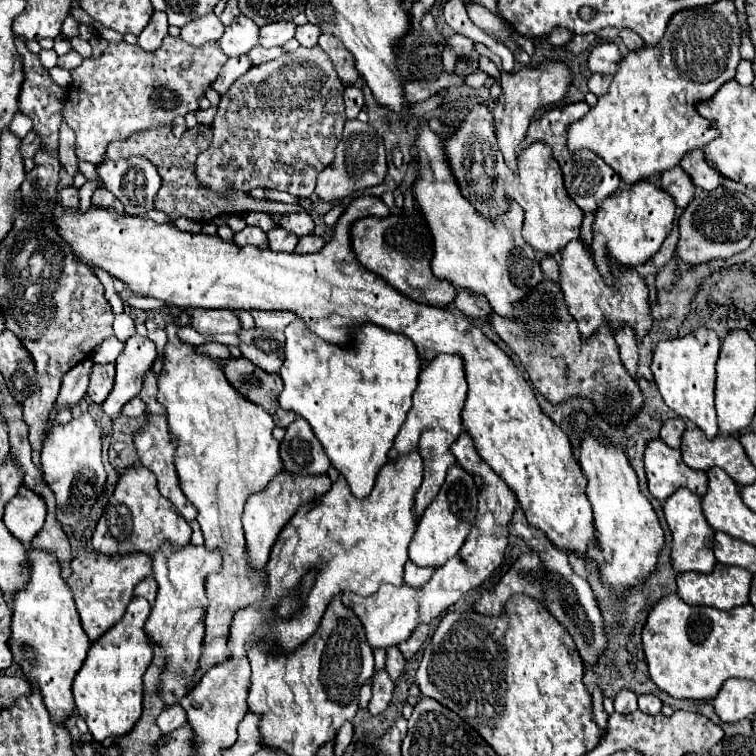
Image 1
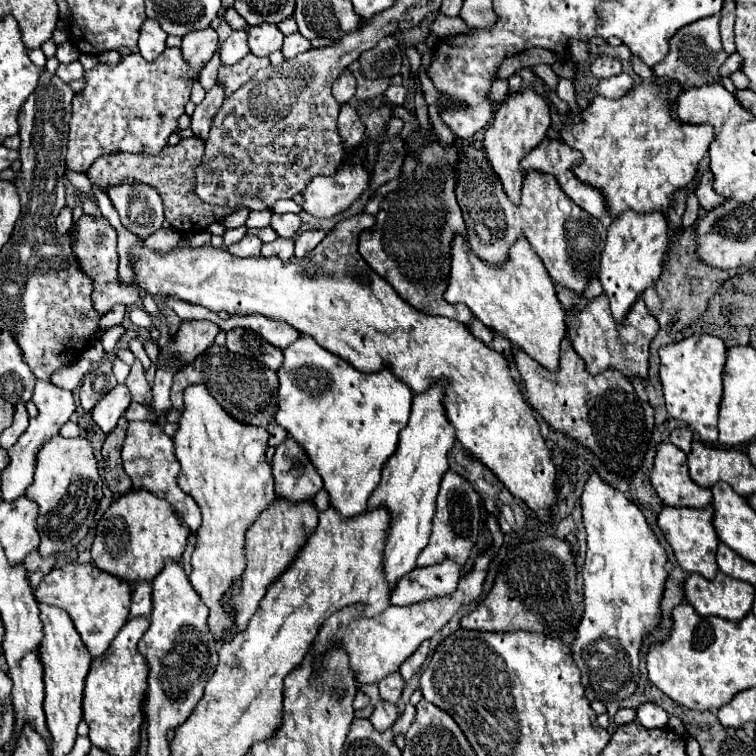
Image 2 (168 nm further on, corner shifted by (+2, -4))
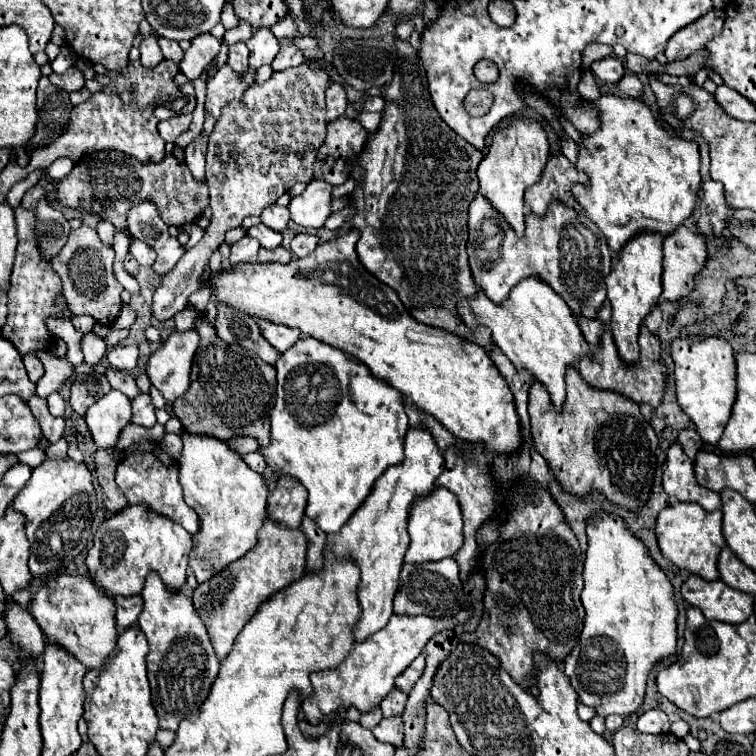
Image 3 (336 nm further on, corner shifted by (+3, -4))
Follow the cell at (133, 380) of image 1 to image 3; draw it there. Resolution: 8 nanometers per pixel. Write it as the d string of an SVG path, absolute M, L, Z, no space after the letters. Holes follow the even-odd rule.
M111 390L87 410L85 422L97 448L115 448L121 430L131 424L131 400Z

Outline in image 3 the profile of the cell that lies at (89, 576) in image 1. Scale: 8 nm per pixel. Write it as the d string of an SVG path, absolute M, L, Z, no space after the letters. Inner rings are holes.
M61 574L49 580L37 594L31 606L31 614L41 626L47 644L65 648L89 670L101 668L109 654L115 650L115 604L109 596L103 596L87 576Z

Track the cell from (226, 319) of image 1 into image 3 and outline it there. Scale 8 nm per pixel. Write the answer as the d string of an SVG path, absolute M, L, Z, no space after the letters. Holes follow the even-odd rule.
M195 330L173 332L147 360L147 376L151 384L163 394L167 404L183 396L191 384L191 358L199 346Z

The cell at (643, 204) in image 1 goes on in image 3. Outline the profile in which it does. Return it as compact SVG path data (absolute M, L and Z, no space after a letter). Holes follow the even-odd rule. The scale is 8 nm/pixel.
M639 236L639 240L631 240L627 248L623 248L623 256L619 260L613 260L613 270L607 276L607 298L611 300L613 306L613 316L611 316L611 334L613 342L617 346L619 358L627 364L633 366L639 362L639 328L645 320L645 316L657 306L659 296L661 296L661 250L663 240L659 236Z

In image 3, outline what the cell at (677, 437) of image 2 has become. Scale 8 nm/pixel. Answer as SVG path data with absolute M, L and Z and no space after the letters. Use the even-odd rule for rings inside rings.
M687 428L687 430L683 430L683 432L679 434L679 444L683 446L683 452L685 452L691 460L695 460L695 454L701 450L703 440L701 440L701 436L697 434L695 428Z

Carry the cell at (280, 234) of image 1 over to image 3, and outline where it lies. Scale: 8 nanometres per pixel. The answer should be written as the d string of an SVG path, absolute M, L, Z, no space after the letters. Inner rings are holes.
M275 248L275 250L259 250L259 262L279 262L279 264L289 264L291 262L291 252L285 248Z

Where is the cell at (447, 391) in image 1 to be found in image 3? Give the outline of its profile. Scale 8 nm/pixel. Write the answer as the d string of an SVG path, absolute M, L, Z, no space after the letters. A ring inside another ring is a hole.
M409 428L407 438L405 438L405 460L397 466L391 466L385 470L385 474L375 482L373 492L369 494L369 498L363 502L363 506L345 522L345 526L337 532L327 536L327 544L325 544L325 552L333 552L337 558L343 560L353 560L359 570L361 570L361 582L357 588L357 600L361 606L361 616L353 628L353 638L355 642L363 642L367 640L371 634L375 634L377 630L381 630L391 614L393 614L393 596L399 588L399 572L403 566L403 556L407 552L407 544L409 544L409 536L407 536L407 508L411 506L411 502L419 496L427 496L433 492L435 488L435 480L443 470L443 456L439 452L439 448L433 442L433 436L421 428Z

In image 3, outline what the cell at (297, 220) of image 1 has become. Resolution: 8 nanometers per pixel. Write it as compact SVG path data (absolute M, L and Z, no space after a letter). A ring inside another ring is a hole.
M271 204L263 210L261 214L261 222L277 232L285 230L287 228L287 222L289 222L289 208L283 208L283 206L277 206L277 204Z

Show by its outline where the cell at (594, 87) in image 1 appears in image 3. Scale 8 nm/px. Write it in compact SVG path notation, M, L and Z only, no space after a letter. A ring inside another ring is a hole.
M625 74L623 80L617 82L617 86L619 86L621 92L625 92L631 98L641 98L643 96L643 84L635 74Z

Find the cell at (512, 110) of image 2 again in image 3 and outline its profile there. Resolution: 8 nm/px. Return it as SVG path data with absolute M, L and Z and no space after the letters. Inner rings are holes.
M517 118L505 130L493 136L493 144L477 168L481 196L489 200L489 204L507 220L507 224L511 224L511 228L519 238L523 238L525 232L523 194L529 186L541 180L547 158L549 158L549 144L545 130L535 120Z

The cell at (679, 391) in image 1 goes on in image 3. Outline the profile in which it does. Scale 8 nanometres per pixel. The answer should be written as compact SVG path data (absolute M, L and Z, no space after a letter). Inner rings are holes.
M677 338L671 344L671 356L675 360L675 388L679 406L695 422L699 436L709 444L717 444L731 416L737 392L737 370L731 344L723 338Z

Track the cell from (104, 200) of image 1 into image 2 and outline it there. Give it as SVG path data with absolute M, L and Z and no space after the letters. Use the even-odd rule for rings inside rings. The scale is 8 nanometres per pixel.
M84 214L78 222L76 222L76 242L72 244L76 258L80 260L80 266L88 272L88 276L92 276L94 280L94 292L92 292L92 300L96 304L96 310L100 314L106 314L112 306L122 304L126 308L134 306L134 302L138 300L138 288L134 286L126 286L122 288L118 282L118 252L116 252L116 230L110 226L110 222L102 216L88 216Z

